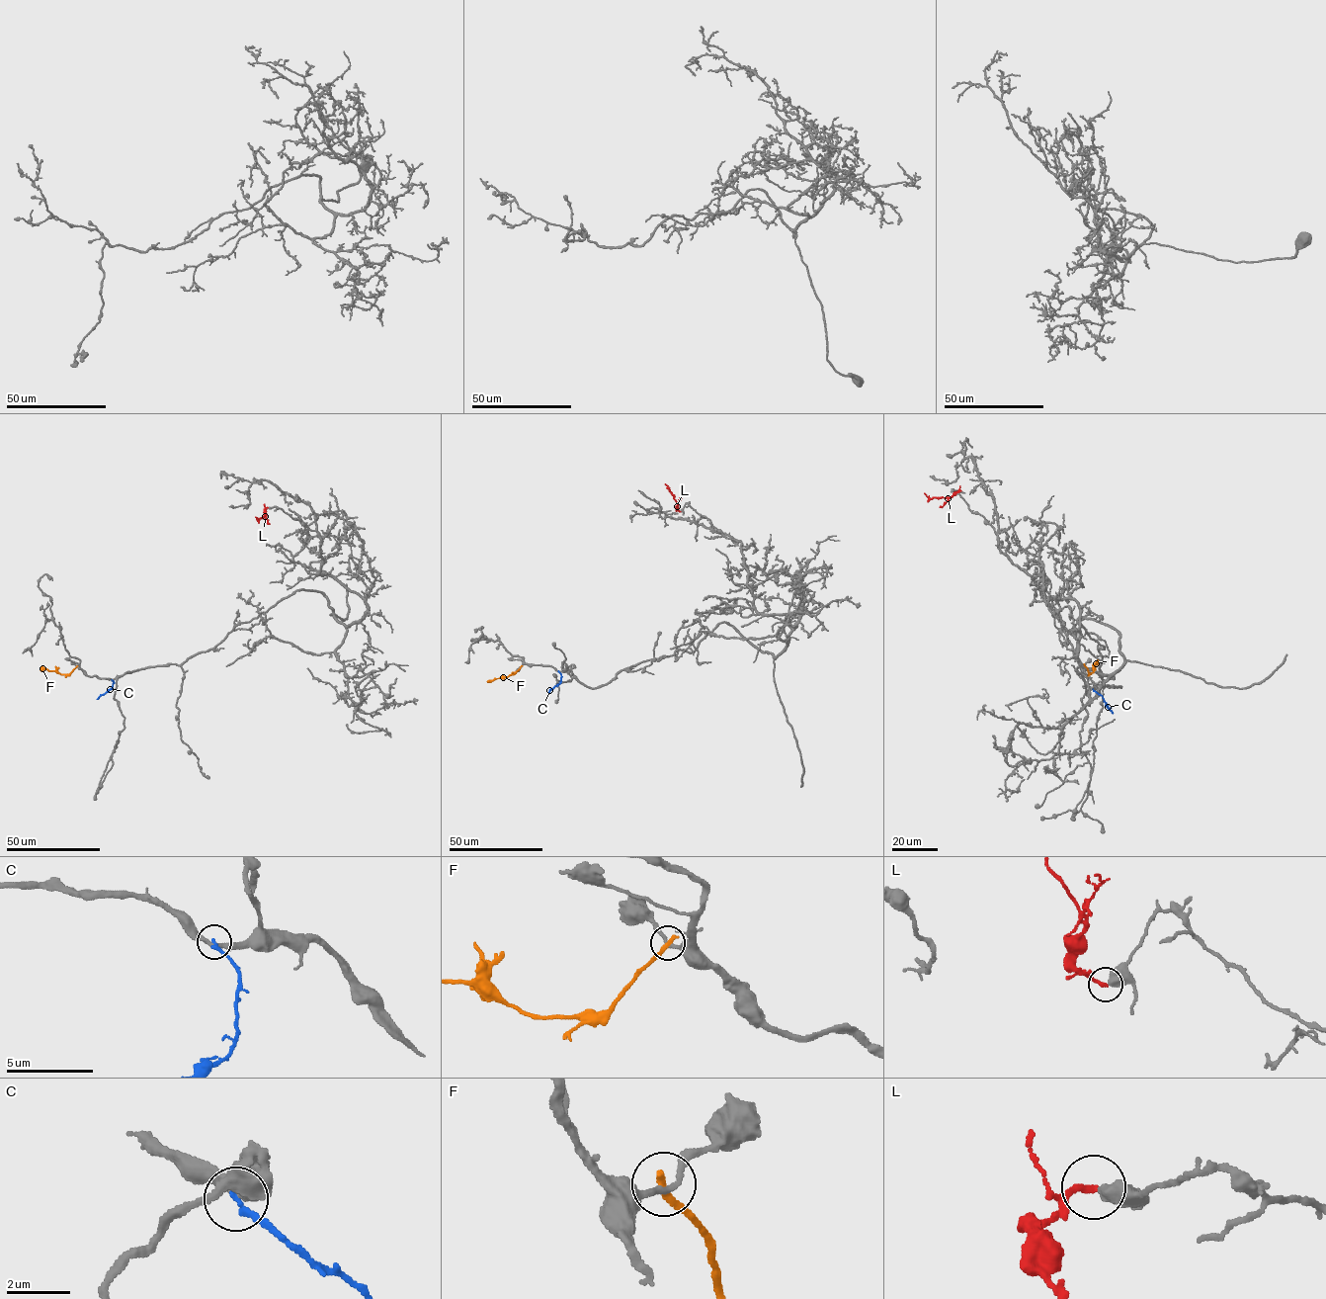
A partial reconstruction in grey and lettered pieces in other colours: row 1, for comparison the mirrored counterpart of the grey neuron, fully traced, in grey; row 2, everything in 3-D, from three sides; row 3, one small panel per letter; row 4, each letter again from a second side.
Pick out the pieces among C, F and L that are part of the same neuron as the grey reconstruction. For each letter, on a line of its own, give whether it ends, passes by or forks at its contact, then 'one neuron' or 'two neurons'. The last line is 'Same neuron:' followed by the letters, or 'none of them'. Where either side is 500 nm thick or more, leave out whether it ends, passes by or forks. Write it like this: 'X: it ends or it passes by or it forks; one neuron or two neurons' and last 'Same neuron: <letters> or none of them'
C: it ends; two neurons
F: it ends; two neurons
L: two neurons
Same neuron: none of them

